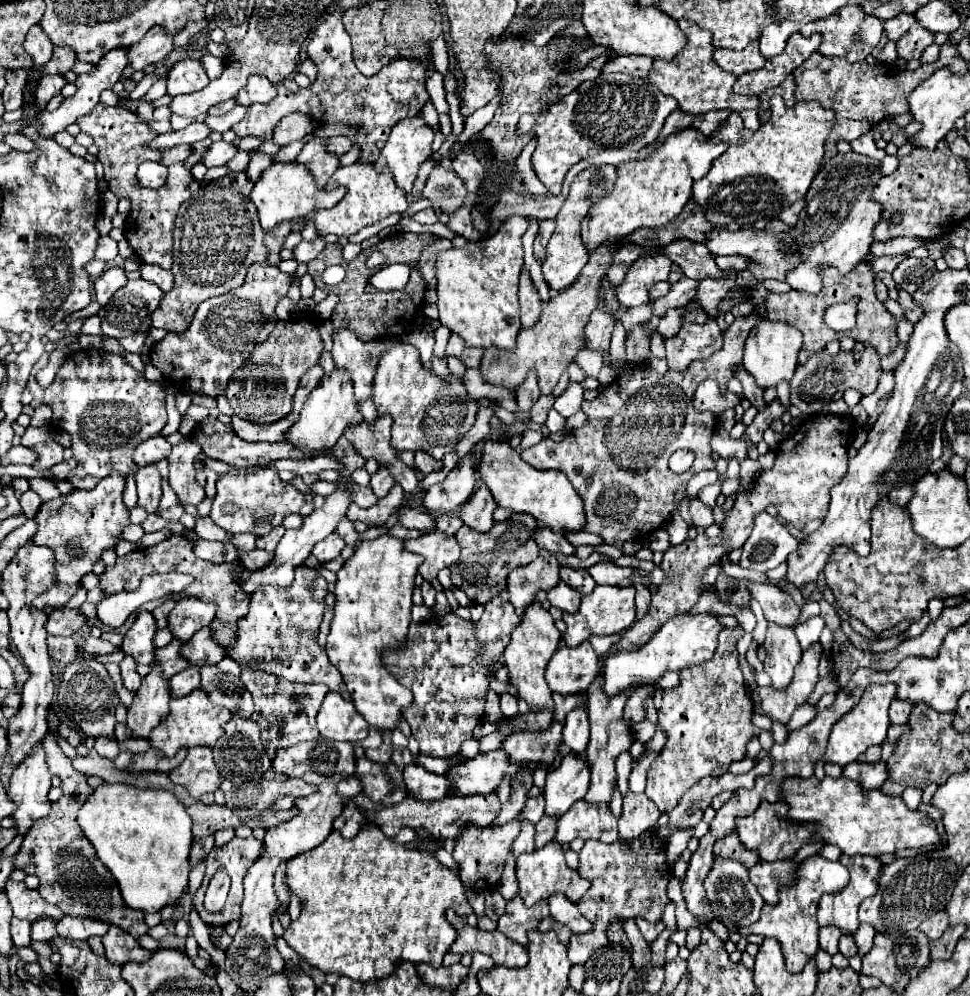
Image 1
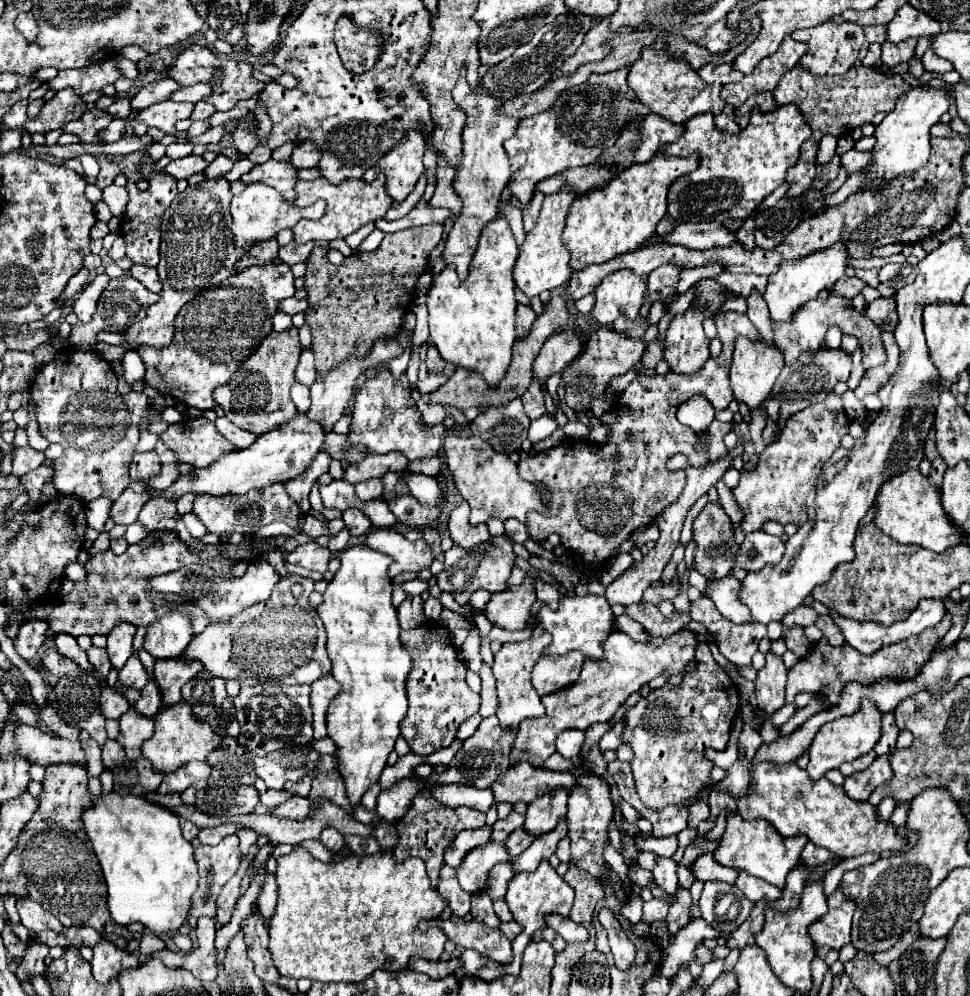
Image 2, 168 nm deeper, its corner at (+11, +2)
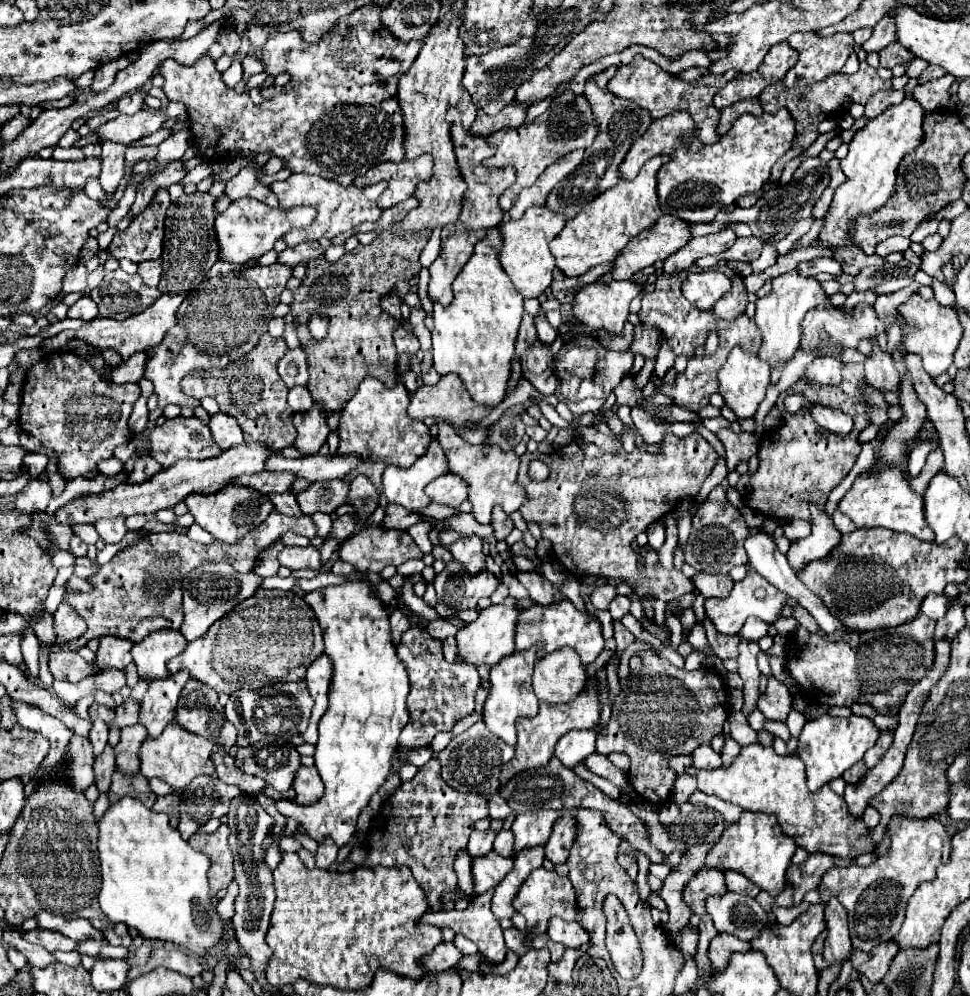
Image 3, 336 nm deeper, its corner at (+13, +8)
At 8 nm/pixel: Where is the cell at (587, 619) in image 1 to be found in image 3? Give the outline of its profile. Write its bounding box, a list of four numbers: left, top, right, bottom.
[515,599,603,665]

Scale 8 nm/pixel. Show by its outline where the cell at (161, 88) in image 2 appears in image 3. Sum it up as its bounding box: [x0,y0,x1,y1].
[117,89,145,115]

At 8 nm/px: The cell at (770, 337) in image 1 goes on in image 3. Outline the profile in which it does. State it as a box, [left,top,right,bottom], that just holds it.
[719,345,769,417]

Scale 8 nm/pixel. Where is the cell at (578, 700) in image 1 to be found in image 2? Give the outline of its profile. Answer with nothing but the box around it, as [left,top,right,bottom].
[511,631,695,767]

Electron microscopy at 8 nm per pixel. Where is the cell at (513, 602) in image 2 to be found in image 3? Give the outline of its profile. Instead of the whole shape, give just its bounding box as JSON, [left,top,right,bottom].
[455,597,521,665]

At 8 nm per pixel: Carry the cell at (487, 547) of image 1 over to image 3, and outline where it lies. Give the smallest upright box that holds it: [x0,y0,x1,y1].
[433,559,499,619]

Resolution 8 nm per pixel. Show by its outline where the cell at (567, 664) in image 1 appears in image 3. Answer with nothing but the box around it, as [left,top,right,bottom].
[533,647,585,703]

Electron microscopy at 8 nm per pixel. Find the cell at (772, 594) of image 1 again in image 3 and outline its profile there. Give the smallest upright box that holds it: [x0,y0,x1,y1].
[693,573,733,597]

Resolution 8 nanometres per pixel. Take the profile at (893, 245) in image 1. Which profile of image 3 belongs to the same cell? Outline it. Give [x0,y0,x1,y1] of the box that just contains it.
[877,237,911,257]

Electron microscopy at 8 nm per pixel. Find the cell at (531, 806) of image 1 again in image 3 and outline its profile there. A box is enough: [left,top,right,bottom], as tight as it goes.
[467,829,495,857]

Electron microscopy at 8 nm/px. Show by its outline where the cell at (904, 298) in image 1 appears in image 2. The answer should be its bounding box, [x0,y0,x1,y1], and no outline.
[865,297,897,331]

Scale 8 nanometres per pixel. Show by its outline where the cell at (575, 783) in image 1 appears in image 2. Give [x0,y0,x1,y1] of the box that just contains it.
[523,793,567,837]

